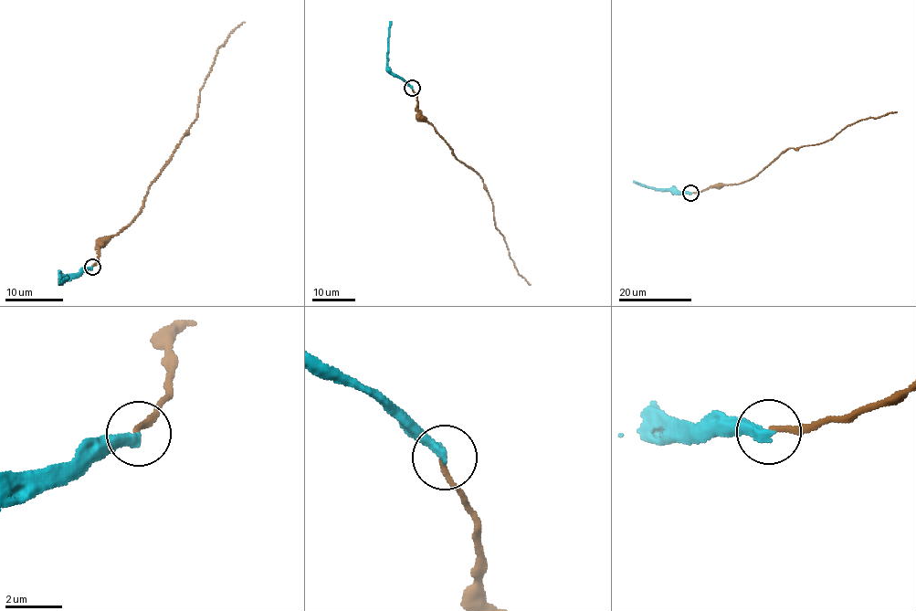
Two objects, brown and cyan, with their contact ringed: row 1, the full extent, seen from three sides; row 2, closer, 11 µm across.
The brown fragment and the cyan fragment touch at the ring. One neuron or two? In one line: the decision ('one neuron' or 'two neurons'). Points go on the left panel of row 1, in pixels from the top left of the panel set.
two neurons

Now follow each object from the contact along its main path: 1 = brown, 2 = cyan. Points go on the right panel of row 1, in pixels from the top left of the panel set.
1: (690, 193), (752, 179), (789, 149), (818, 144), (863, 119), (897, 112)
2: (690, 193), (647, 188), (633, 181)

